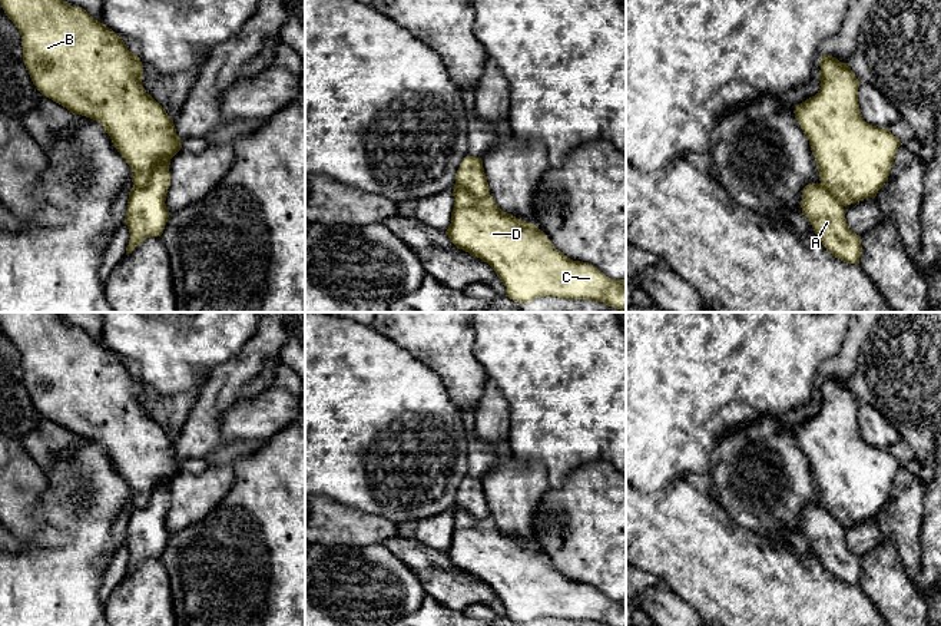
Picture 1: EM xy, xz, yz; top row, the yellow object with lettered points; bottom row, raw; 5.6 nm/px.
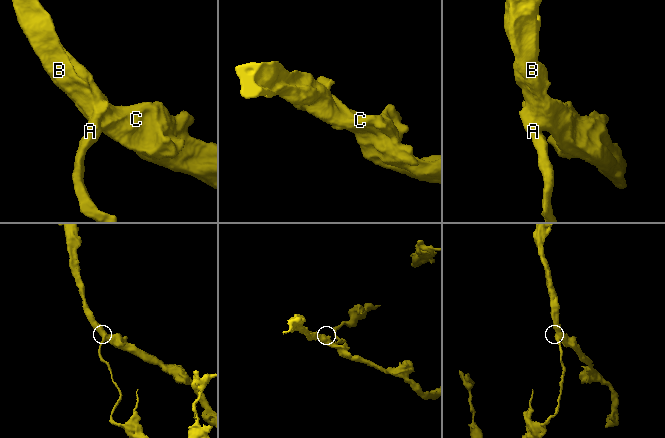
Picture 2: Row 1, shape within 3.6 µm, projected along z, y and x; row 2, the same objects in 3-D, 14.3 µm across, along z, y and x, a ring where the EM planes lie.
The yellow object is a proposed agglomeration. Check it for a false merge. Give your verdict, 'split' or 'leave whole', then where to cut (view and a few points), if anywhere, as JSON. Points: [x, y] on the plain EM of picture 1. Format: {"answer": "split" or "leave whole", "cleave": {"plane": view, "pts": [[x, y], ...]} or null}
{"answer": "split", "cleave": {"plane": "xy", "pts": [[169, 479], [163, 479], [156, 484], [145, 506], [133, 509]]}}

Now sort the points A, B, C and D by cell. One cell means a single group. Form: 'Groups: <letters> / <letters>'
Groups: A / B C D

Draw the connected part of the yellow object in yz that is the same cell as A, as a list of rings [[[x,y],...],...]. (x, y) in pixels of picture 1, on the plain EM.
[[[806,506],[801,529],[828,573],[846,584],[859,584],[861,557],[849,550],[844,527],[826,509]]]

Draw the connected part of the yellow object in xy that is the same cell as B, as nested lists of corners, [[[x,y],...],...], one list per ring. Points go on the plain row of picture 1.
[[[0,312],[0,327],[20,352],[23,382],[36,410],[73,435],[100,444],[130,487],[133,509],[146,507],[156,484],[180,470],[173,441],[142,407],[137,375],[85,329],[64,324],[57,312]]]

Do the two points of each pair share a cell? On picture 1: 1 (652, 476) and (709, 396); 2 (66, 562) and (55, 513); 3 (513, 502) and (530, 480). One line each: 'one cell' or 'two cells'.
1: one cell
2: one cell
3: one cell

